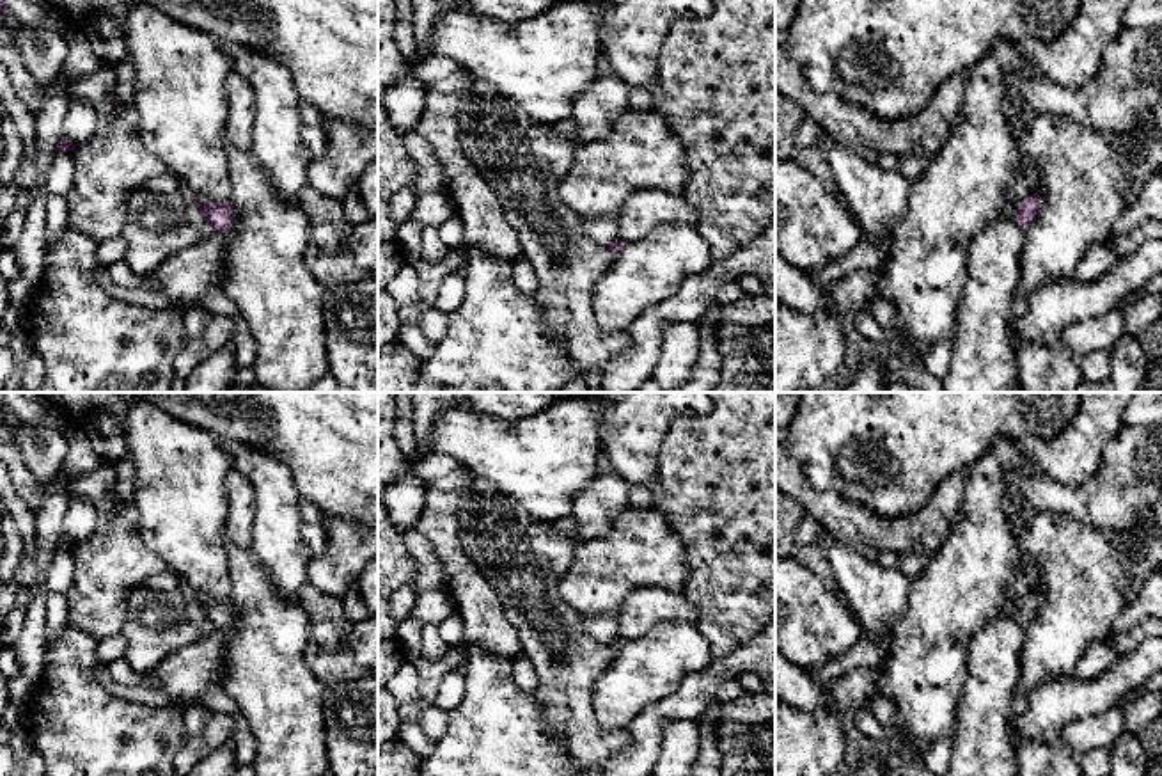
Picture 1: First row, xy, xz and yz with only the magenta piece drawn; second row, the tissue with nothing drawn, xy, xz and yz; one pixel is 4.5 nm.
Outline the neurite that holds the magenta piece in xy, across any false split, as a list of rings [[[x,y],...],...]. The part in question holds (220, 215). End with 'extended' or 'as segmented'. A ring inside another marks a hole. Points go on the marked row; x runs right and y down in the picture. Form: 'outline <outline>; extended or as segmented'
outline [[[200,202],[199,210],[204,213],[206,220],[213,226],[215,233],[224,233],[234,224],[234,206],[227,202]]]; as segmented

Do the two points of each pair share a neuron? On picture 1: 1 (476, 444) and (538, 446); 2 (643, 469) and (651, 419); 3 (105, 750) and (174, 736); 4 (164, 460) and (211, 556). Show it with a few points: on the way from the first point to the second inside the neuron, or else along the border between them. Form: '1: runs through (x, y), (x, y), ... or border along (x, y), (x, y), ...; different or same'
1: runs through (492, 446), (522, 446); same
2: runs through (643, 457), (643, 432); same
3: runs through (123, 750), (149, 736), (157, 736); same
4: runs through (180, 483), (181, 521), (188, 533); same

